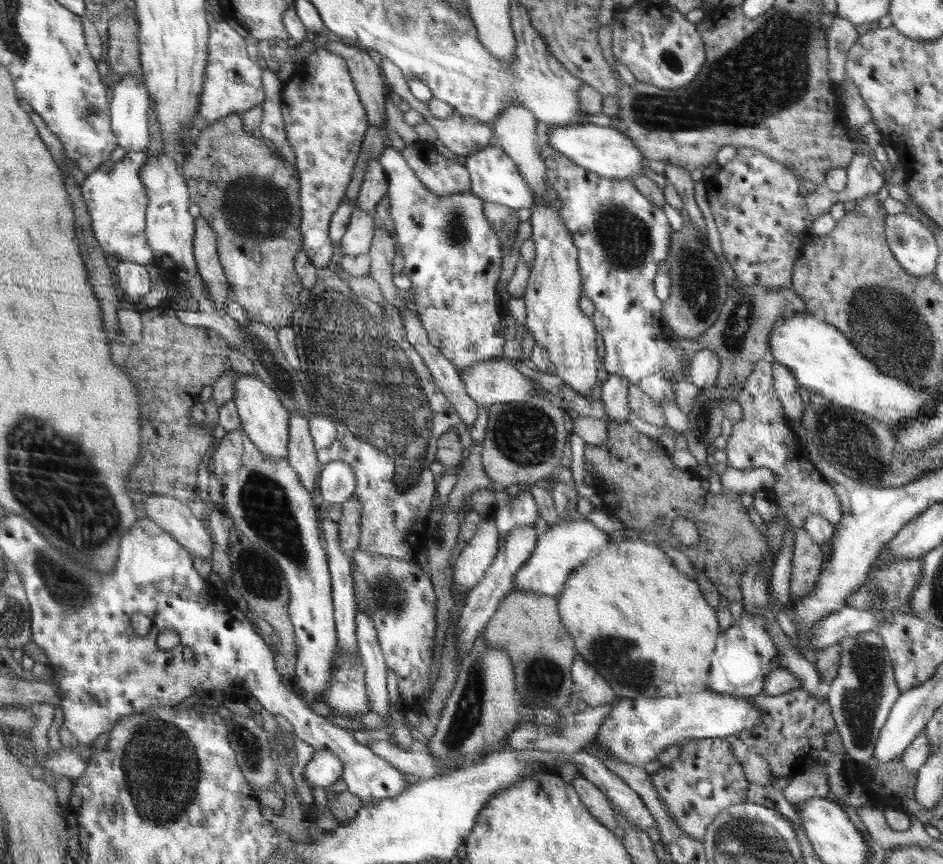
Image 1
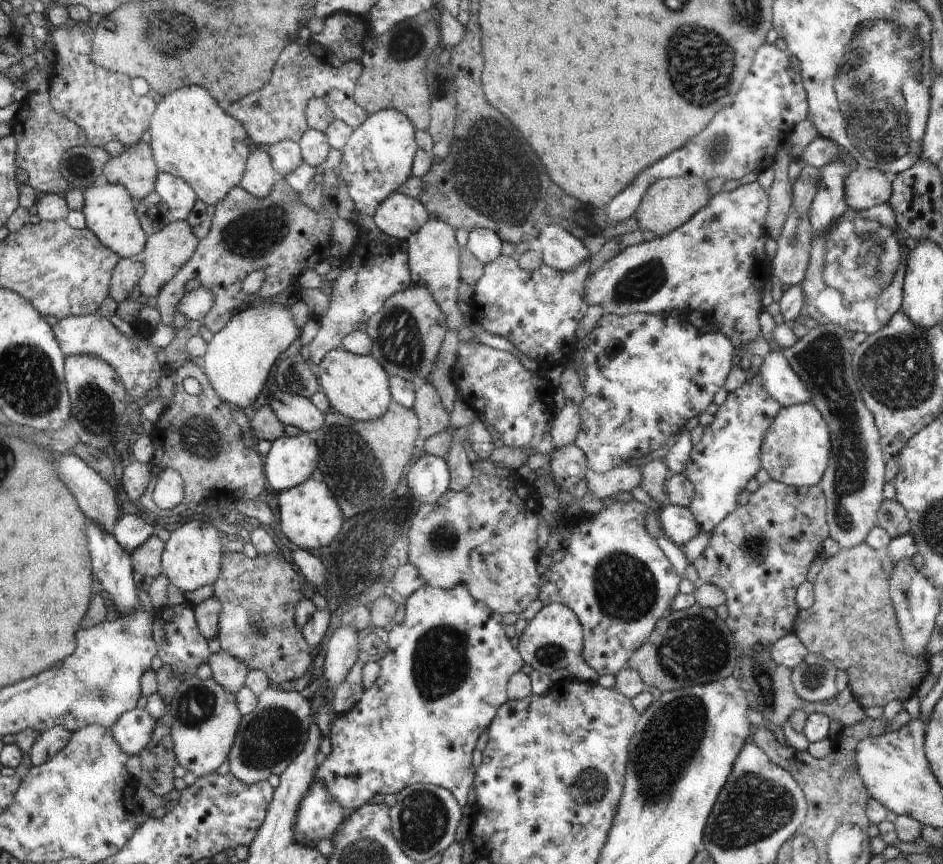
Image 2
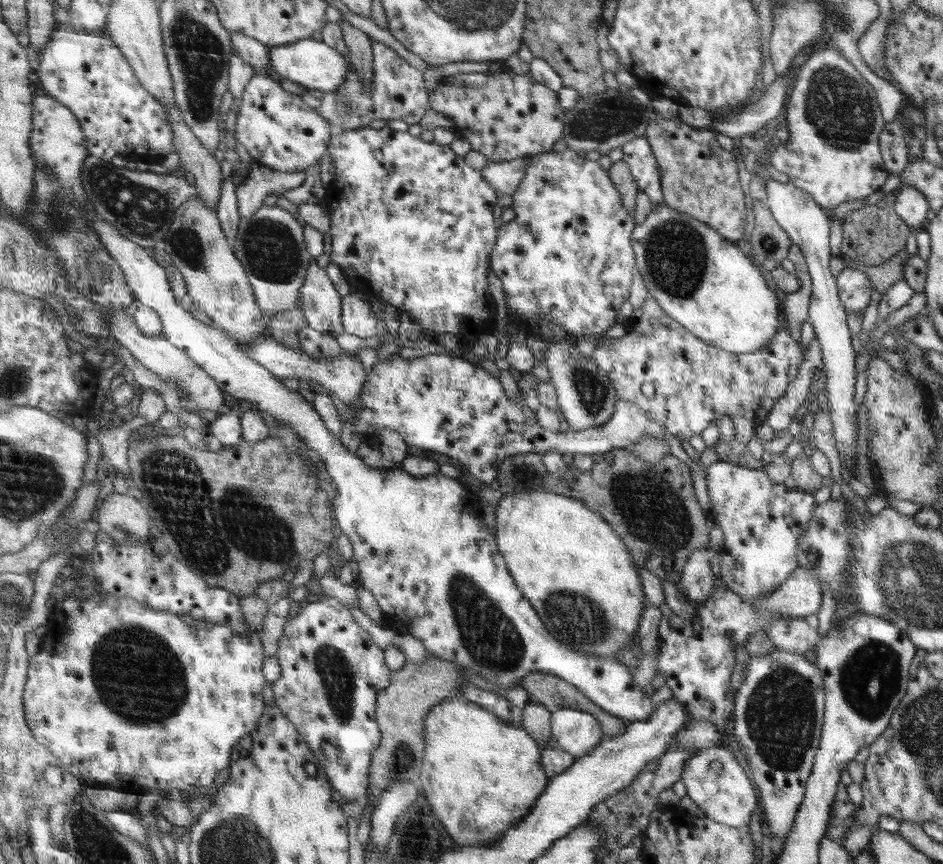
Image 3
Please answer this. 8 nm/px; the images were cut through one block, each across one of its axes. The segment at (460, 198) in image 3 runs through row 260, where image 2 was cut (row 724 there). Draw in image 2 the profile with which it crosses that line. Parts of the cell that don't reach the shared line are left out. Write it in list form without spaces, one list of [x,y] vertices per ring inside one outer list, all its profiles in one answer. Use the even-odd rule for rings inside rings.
[[[425,583],[418,591],[414,591],[406,598],[404,606],[404,620],[390,630],[387,642],[388,650],[385,654],[382,654],[382,660],[379,660],[380,676],[370,688],[365,689],[364,694],[352,710],[343,715],[337,715],[338,719],[336,722],[332,722],[329,734],[332,751],[327,757],[322,759],[320,768],[316,771],[316,780],[326,787],[329,795],[334,800],[337,800],[340,806],[351,811],[370,802],[376,794],[396,795],[404,787],[411,787],[420,783],[430,783],[447,788],[454,795],[458,804],[461,807],[465,806],[466,802],[468,802],[466,798],[470,796],[470,790],[472,790],[472,780],[475,780],[474,768],[472,768],[474,744],[476,744],[478,736],[484,730],[490,730],[488,726],[490,726],[490,722],[494,722],[492,718],[495,718],[499,708],[508,700],[506,698],[506,684],[508,684],[508,680],[511,680],[511,676],[524,666],[522,664],[523,658],[520,658],[521,654],[518,654],[519,650],[516,650],[510,644],[510,640],[504,634],[502,616],[494,614],[484,602],[476,602],[475,597],[471,595],[464,585],[444,590]]]

